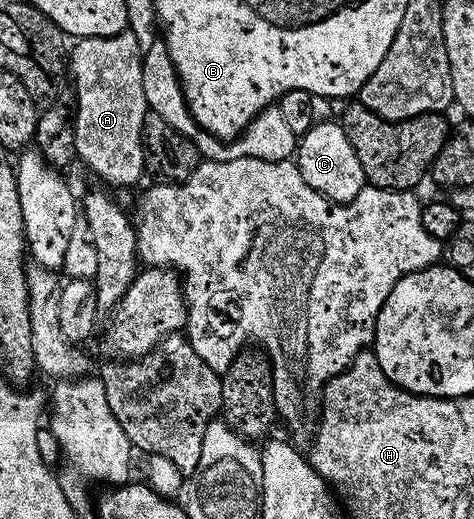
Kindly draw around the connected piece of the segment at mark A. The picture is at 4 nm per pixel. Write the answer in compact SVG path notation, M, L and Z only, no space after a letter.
M130 29L123 30L109 38L81 38L75 43L76 47L70 50L70 82L76 85L76 102L74 101L74 121L76 124L76 156L82 163L86 162L90 169L94 170L100 177L116 186L132 186L140 177L145 177L144 149L142 148L142 124L144 118L149 114L146 104L146 92L142 92L142 53L138 40L135 39Z

